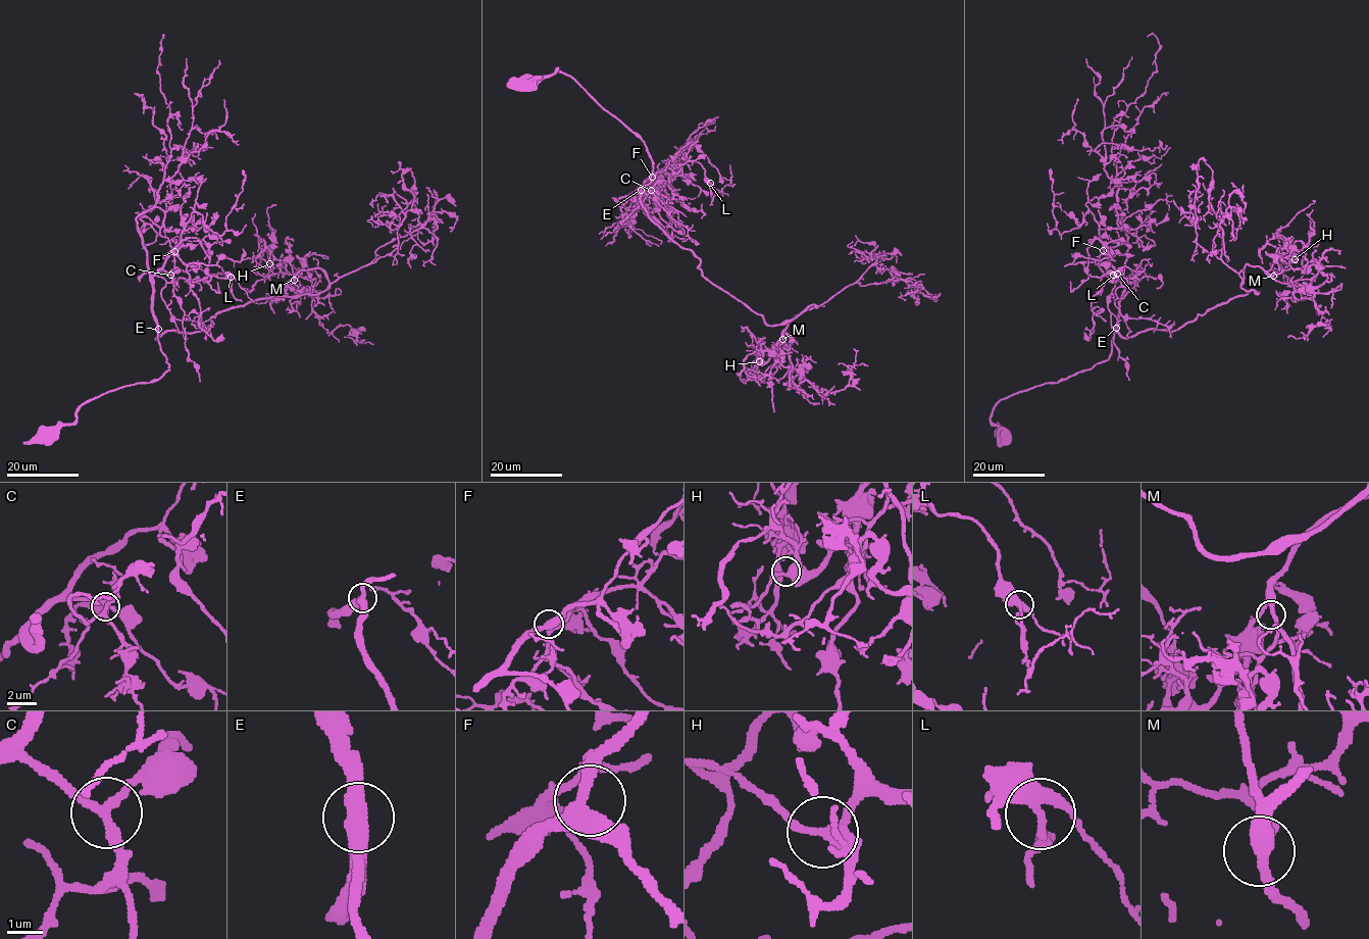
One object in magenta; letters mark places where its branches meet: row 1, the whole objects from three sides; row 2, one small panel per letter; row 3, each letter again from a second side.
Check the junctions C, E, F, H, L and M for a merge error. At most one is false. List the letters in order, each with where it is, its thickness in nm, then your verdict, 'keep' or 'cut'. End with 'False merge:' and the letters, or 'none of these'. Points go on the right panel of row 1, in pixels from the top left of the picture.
C: at (1117, 274); 240 nm thick; keep
E: at (1116, 328); 440 nm thick; keep
F: at (1103, 250); 340 nm thick; keep
H: at (1295, 259); 360 nm thick; keep
L: at (1113, 275); 340 nm thick; keep
M: at (1273, 276); 300 nm thick; keep
False merge: none of these

